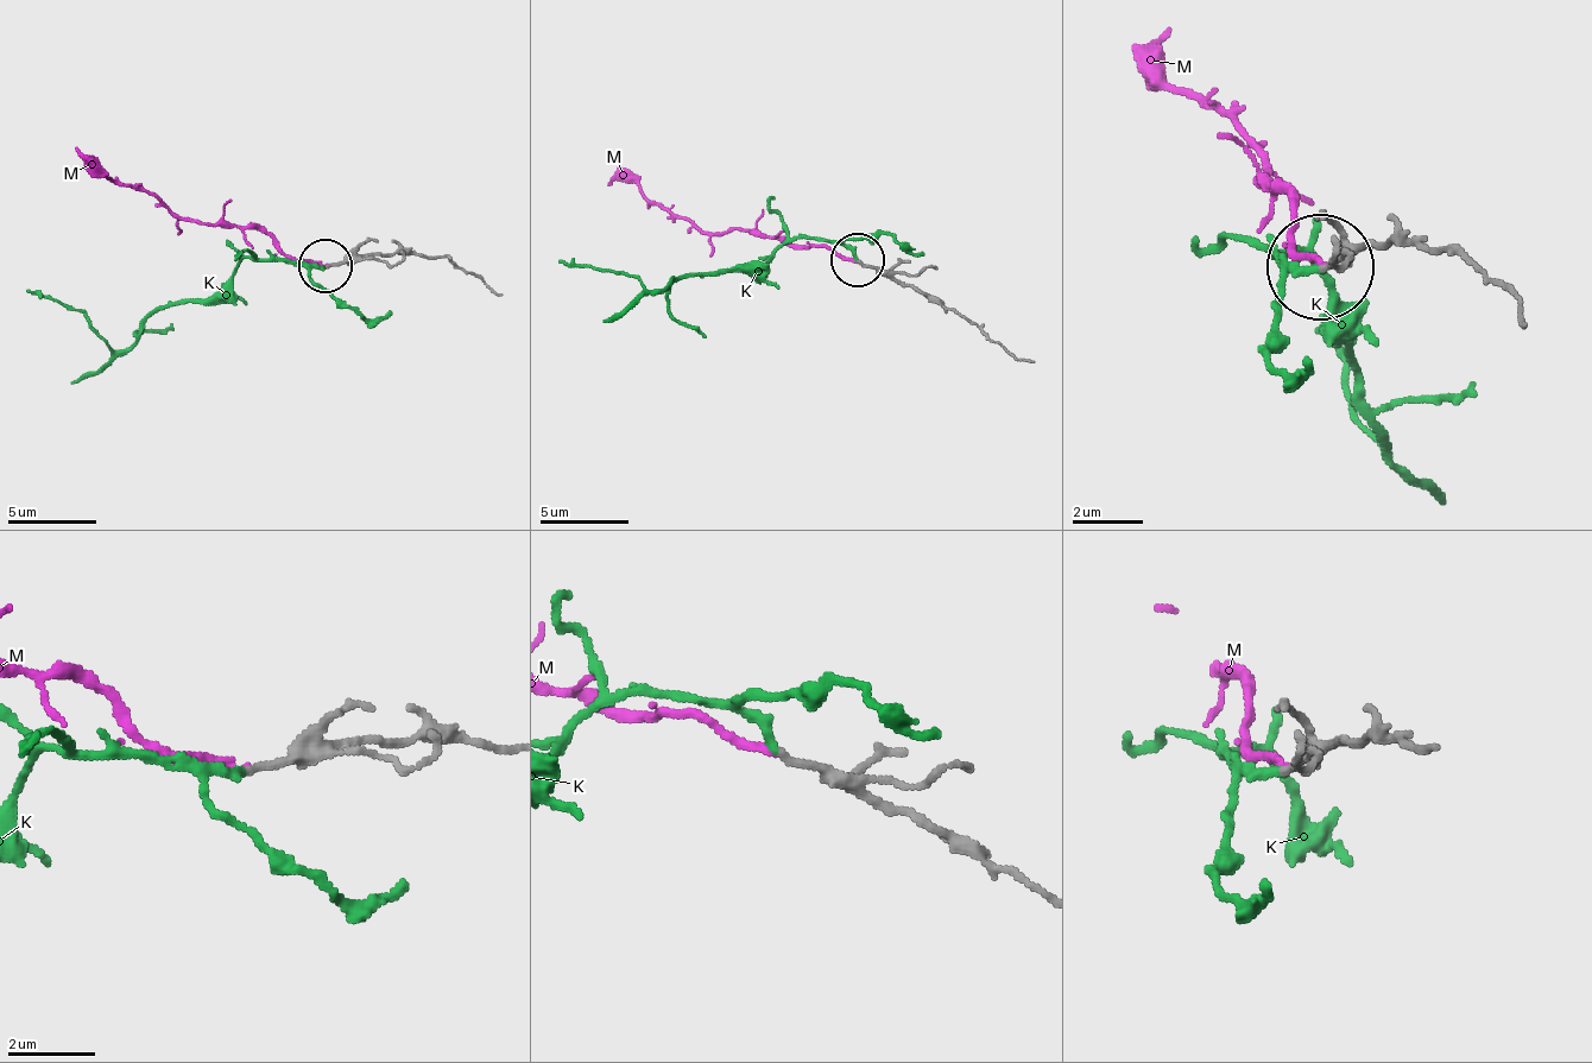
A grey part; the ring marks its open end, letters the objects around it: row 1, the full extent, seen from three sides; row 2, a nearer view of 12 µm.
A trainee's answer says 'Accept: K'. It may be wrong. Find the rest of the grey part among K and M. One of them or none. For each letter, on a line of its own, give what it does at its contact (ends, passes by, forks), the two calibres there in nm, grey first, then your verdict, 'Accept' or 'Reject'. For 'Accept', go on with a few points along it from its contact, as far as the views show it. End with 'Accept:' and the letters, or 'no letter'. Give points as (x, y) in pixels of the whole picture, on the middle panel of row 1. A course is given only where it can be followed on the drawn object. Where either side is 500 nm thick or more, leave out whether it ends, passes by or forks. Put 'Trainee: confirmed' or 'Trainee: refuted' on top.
Trainee: confirmed
K: It ends there. Thickness 190 nm (grey) against 200 nm. Accept. Its course: (859, 261), (823, 239), (788, 239), (762, 265), (690, 274), (655, 292), (638, 279), (611, 270), (558, 261)
M: It ends there. Thickness 190 nm (grey) against 130 nm. Reject
Accept: K

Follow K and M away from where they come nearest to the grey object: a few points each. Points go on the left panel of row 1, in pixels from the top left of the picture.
K: (327, 266), (247, 258), (207, 297), (158, 307), (122, 350), (106, 342), (79, 311), (26, 289)
M: (327, 266), (291, 258), (251, 227), (176, 217), (101, 170), (75, 147)

